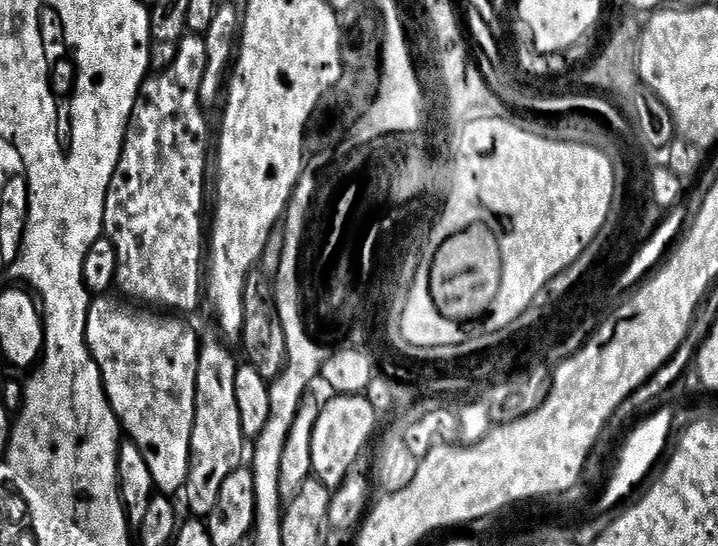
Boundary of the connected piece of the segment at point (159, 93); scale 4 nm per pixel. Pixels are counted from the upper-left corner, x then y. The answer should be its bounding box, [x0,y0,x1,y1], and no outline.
[104,34,210,313]

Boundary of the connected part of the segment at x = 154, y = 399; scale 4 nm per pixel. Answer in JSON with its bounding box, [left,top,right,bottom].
[86,294,201,494]

